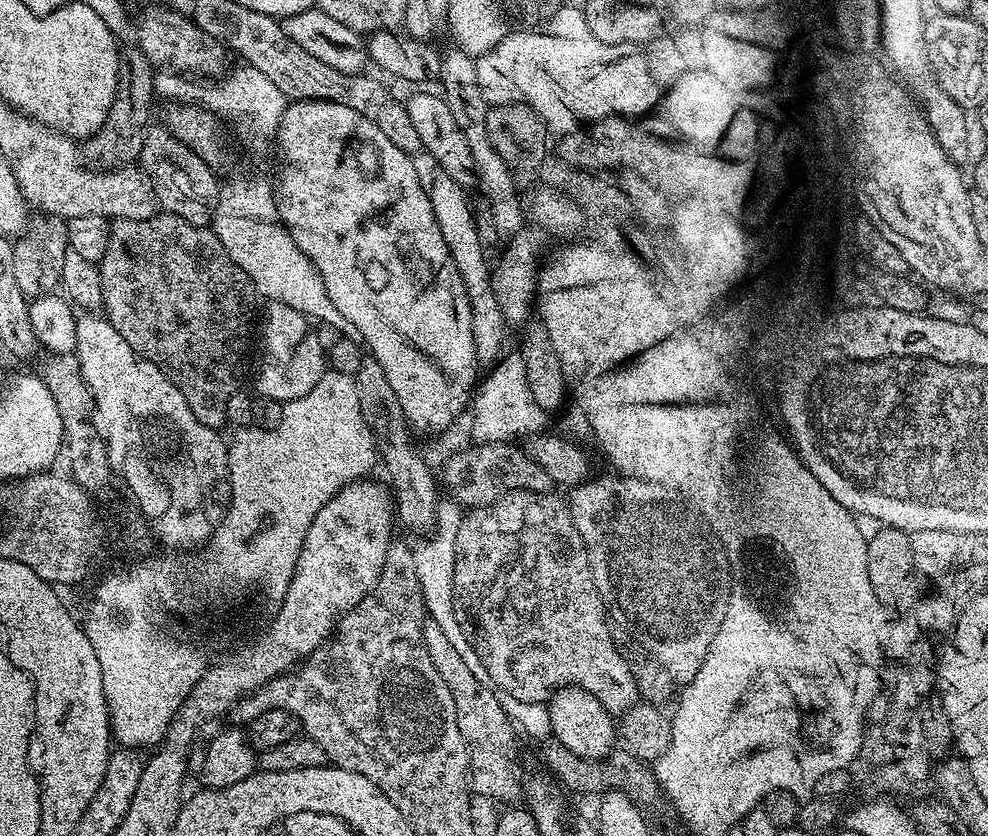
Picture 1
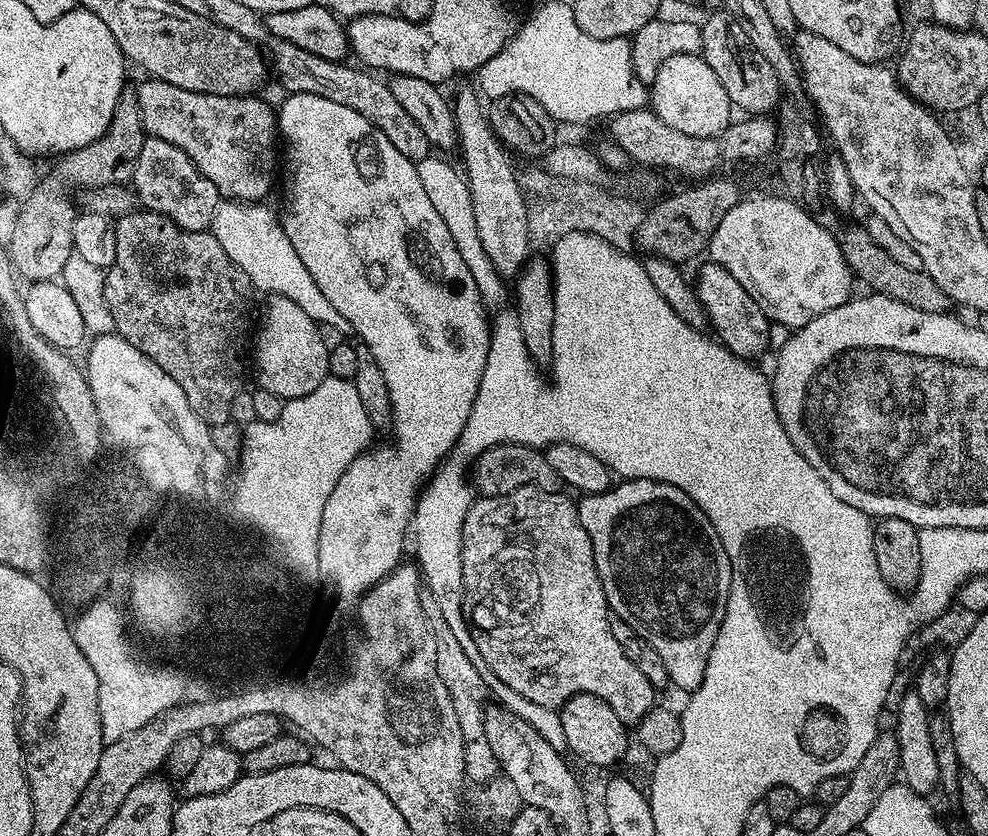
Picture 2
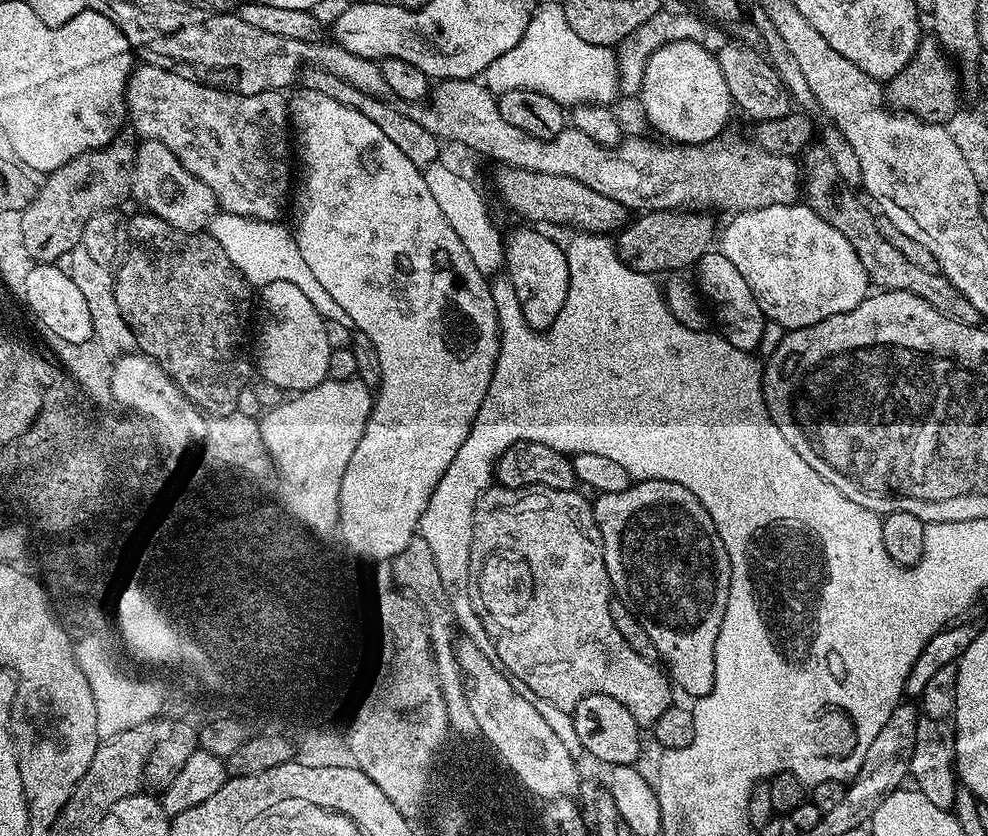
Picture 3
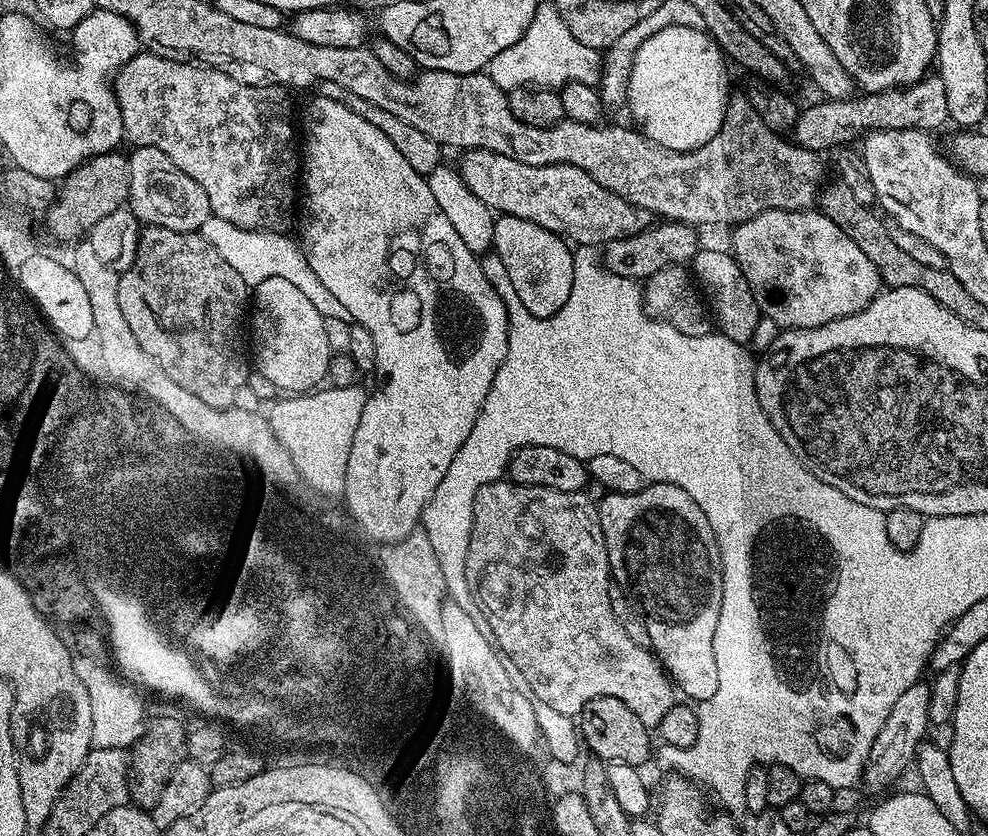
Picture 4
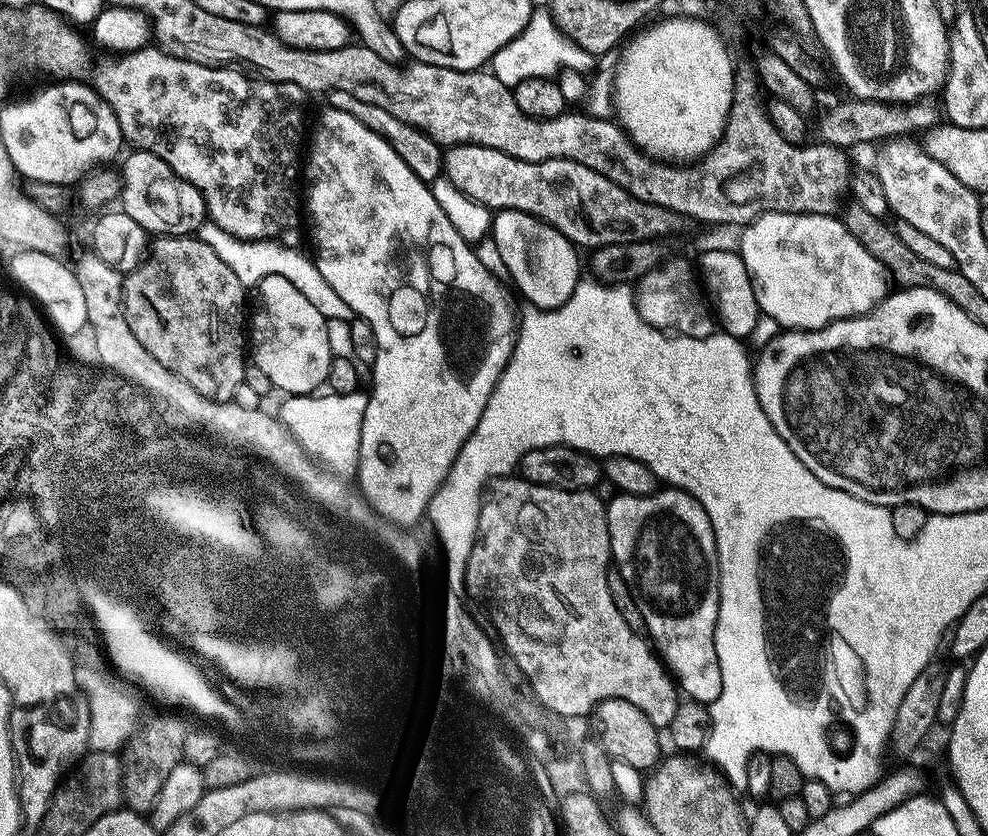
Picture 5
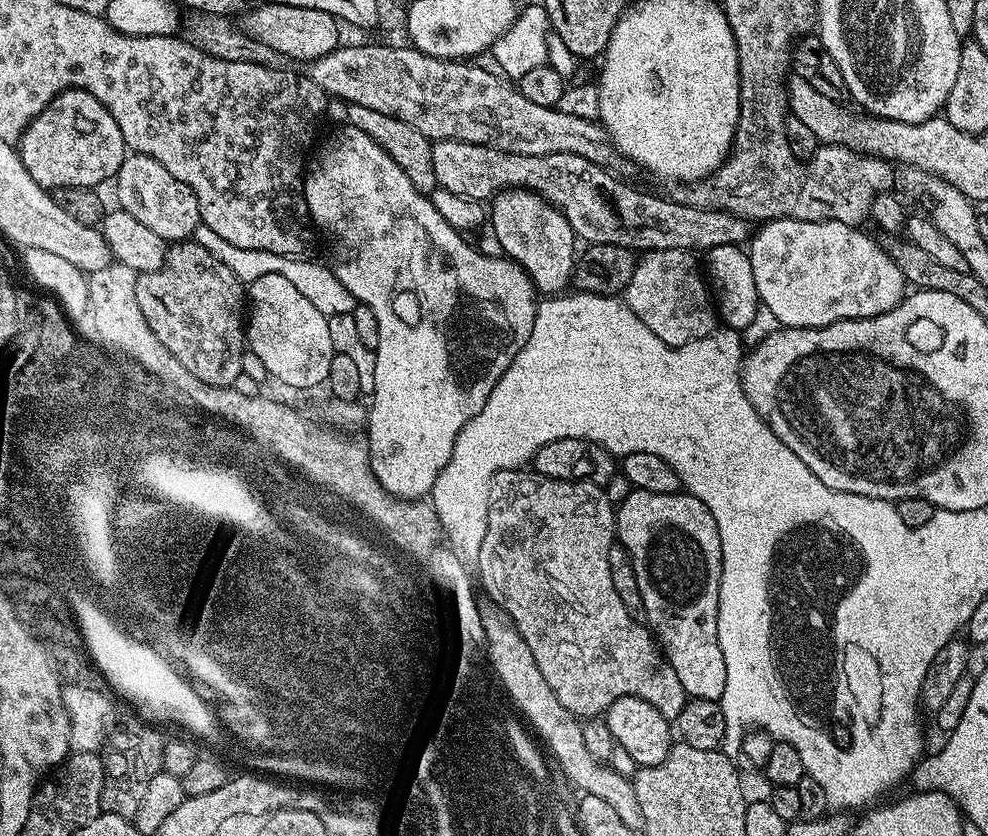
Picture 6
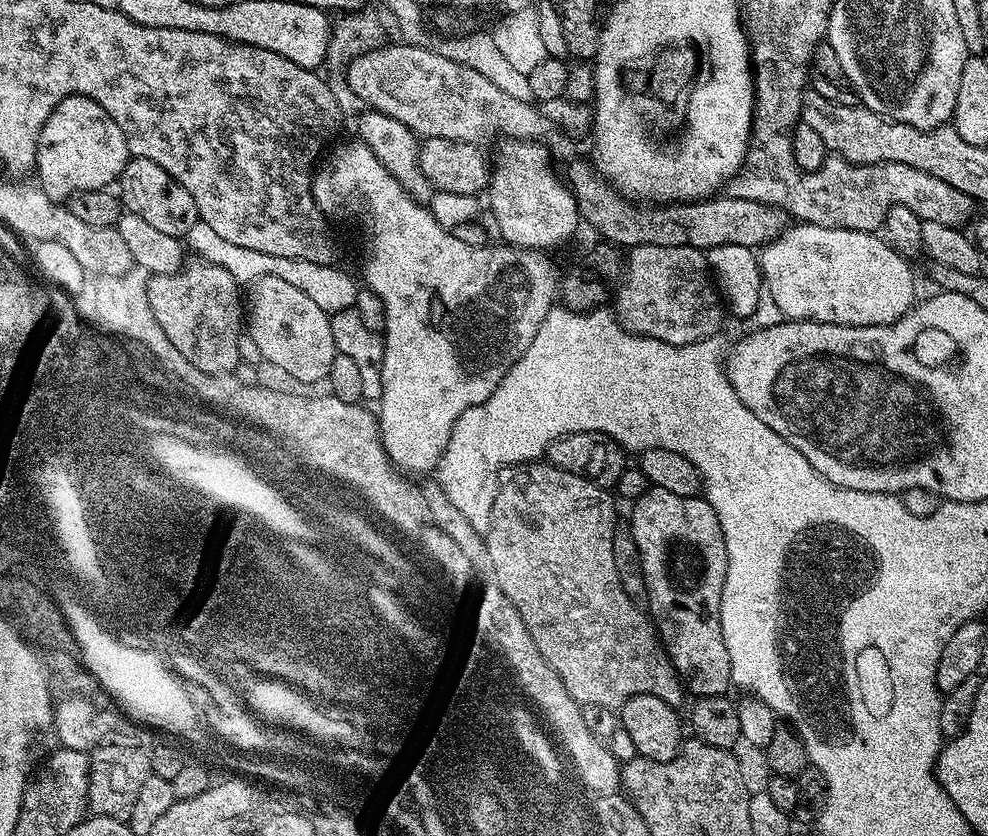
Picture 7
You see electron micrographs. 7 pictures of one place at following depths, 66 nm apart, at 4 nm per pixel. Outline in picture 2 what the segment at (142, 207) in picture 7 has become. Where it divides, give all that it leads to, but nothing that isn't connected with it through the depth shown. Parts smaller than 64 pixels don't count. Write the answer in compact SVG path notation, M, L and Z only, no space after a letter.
M148 136L142 142L142 151L138 154L138 162L134 166L134 174L130 181L135 197L140 200L149 212L157 212L170 218L178 226L186 230L202 232L211 229L212 219L222 203L220 191L178 150L178 146L170 146L170 142L162 142L162 138Z

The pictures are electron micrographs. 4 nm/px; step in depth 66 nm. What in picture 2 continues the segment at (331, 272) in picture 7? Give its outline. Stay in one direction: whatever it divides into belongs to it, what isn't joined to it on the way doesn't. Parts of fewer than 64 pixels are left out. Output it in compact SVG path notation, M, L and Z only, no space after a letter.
M264 202L221 203L212 219L210 231L218 238L218 242L222 242L222 250L226 250L226 254L230 254L230 258L236 261L236 265L244 269L246 278L250 278L253 289L260 291L261 288L264 294L290 298L294 302L298 302L298 306L302 306L302 310L306 310L306 314L310 314L310 318L317 324L335 325L335 328L342 330L345 338L351 337L353 331L350 322L346 318L342 318L342 314L338 314L338 310L334 310L334 305L326 299L326 294L322 294L322 290L318 290L318 282L314 282L314 278L310 278L310 270L306 270L302 258L298 258L298 250L294 250L294 246L290 246L290 238L286 238L286 230L280 225L279 215L275 211L272 213L267 208L268 206Z

